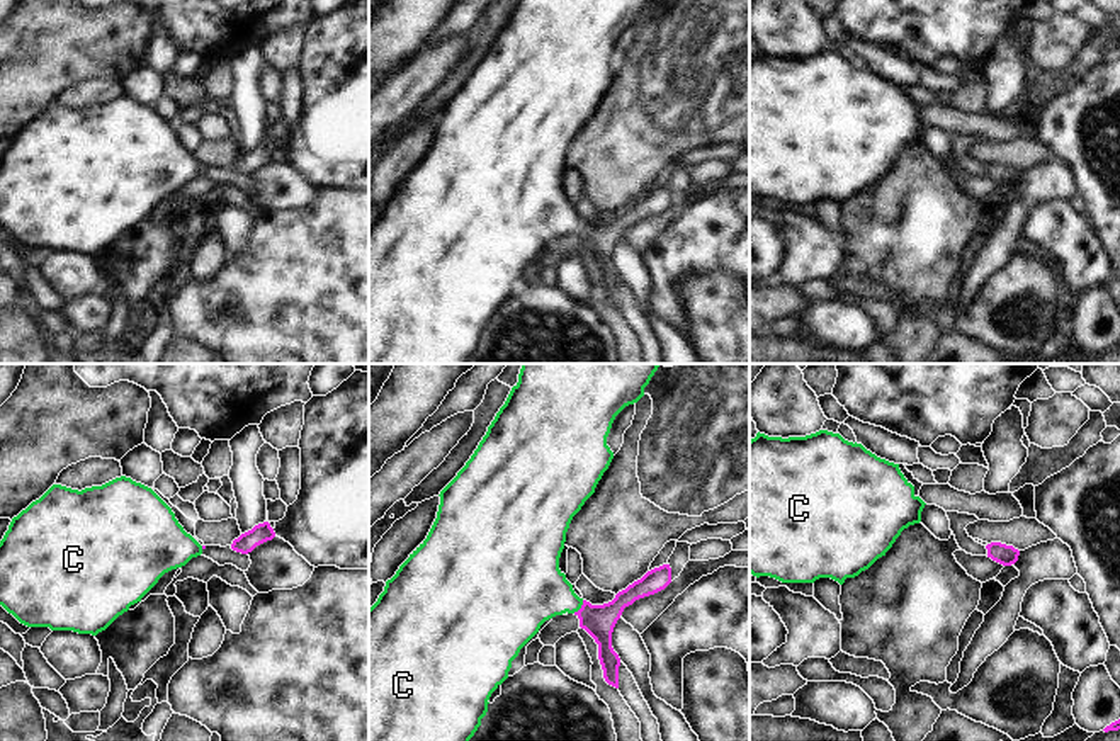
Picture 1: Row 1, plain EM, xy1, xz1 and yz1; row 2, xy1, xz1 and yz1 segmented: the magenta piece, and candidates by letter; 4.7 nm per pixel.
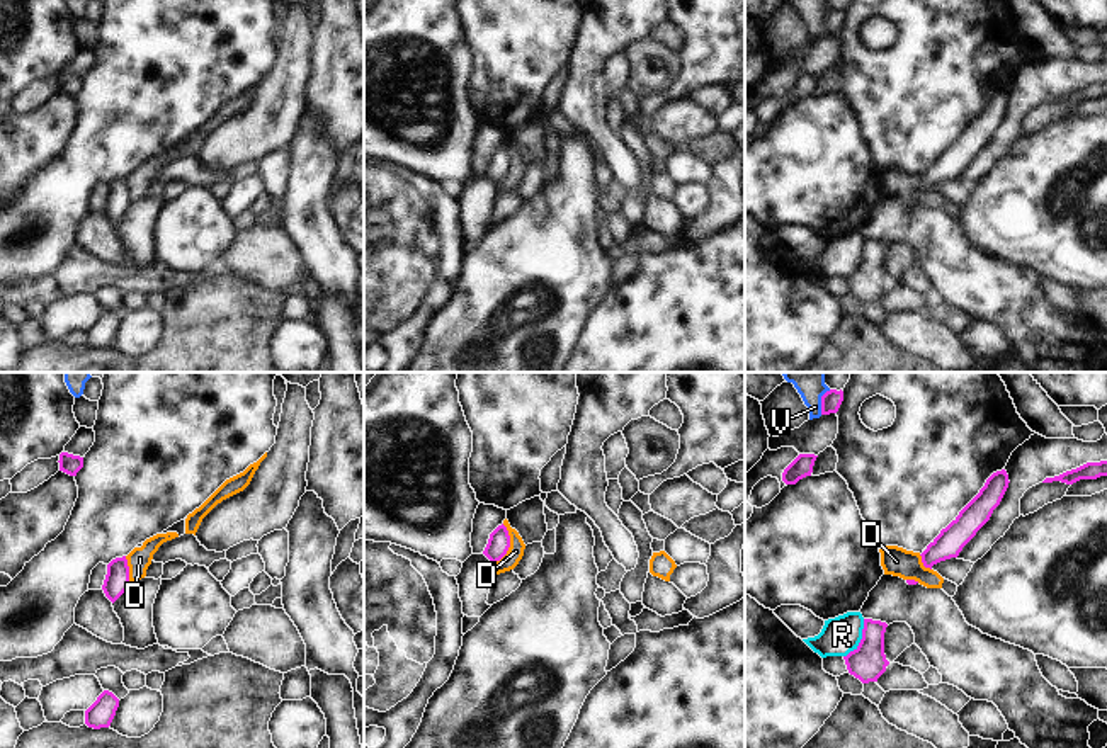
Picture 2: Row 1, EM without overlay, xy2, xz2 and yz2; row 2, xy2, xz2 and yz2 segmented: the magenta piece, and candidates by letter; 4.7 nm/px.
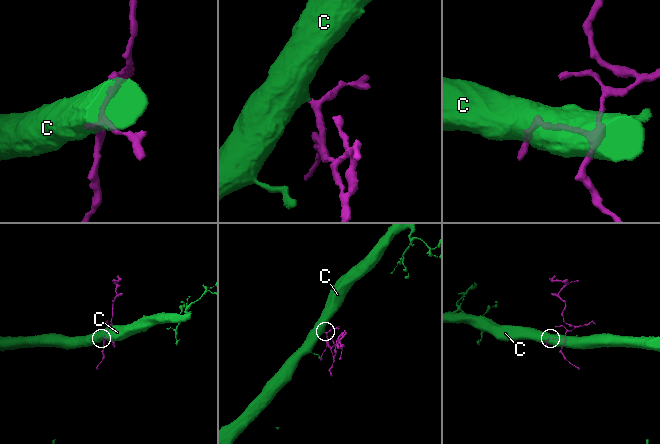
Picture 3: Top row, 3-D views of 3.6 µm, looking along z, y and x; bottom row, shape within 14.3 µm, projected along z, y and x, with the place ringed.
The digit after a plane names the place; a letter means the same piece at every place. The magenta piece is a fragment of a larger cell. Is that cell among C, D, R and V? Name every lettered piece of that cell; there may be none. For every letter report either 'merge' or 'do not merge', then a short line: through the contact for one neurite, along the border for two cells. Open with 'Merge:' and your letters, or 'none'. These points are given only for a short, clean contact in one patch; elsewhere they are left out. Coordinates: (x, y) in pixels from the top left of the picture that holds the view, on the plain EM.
Merge: C
C: merge; line xz1 (599, 240), (582, 226), (532, 208)
D: do not merge; line xz2 (504, 143), (509, 153), (509, 169), (493, 182)
R: do not merge; line yz2 (864, 238), (861, 260), (844, 276)
V: do not merge; line yz2 (830, 9), (822, 16), (820, 33)

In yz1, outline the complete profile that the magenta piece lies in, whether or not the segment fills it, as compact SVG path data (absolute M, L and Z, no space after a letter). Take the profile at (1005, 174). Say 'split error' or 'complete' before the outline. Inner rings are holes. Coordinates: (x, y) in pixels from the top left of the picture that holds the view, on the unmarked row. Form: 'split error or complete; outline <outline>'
complete; outline M991 161L986 165L987 168L987 177L993 180L1003 184L1003 185L1011 185L1018 180L1020 170L1015 168L1013 165L1006 165L1001 161Z

